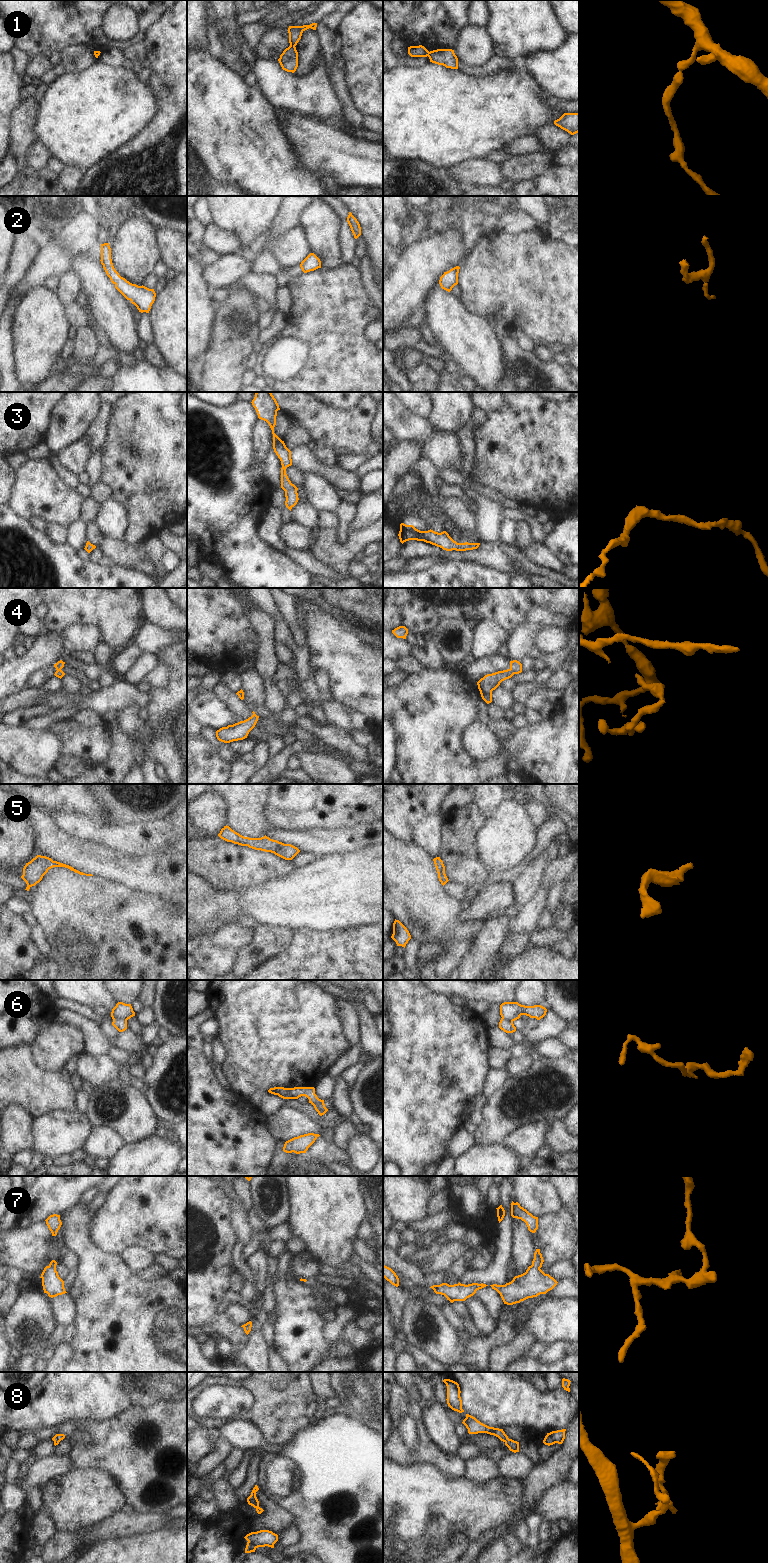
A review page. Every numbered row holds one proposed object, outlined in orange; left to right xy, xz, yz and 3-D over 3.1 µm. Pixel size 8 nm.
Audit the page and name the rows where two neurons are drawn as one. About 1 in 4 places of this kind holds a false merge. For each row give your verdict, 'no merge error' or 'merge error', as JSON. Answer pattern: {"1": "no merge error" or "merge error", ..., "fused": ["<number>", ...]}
{"1": "merge error", "2": "no merge error", "3": "no merge error", "4": "merge error", "5": "no merge error", "6": "merge error", "7": "no merge error", "8": "no merge error", "fused": ["1", "4", "6"]}

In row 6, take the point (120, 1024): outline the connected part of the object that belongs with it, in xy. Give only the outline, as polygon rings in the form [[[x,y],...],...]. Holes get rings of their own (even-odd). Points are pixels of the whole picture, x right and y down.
[[[116,1018],[113,1020],[112,1025],[119,1031],[123,1032],[127,1029],[127,1020]]]

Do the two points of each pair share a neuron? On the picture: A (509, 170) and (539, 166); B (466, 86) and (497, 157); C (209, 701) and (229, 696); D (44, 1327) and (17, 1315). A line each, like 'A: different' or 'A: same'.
A: same
B: different
C: different
D: same

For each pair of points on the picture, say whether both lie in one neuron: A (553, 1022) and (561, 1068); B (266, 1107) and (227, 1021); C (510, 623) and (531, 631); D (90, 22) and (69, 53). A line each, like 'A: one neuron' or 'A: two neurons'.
A: two neurons
B: two neurons
C: two neurons
D: two neurons

